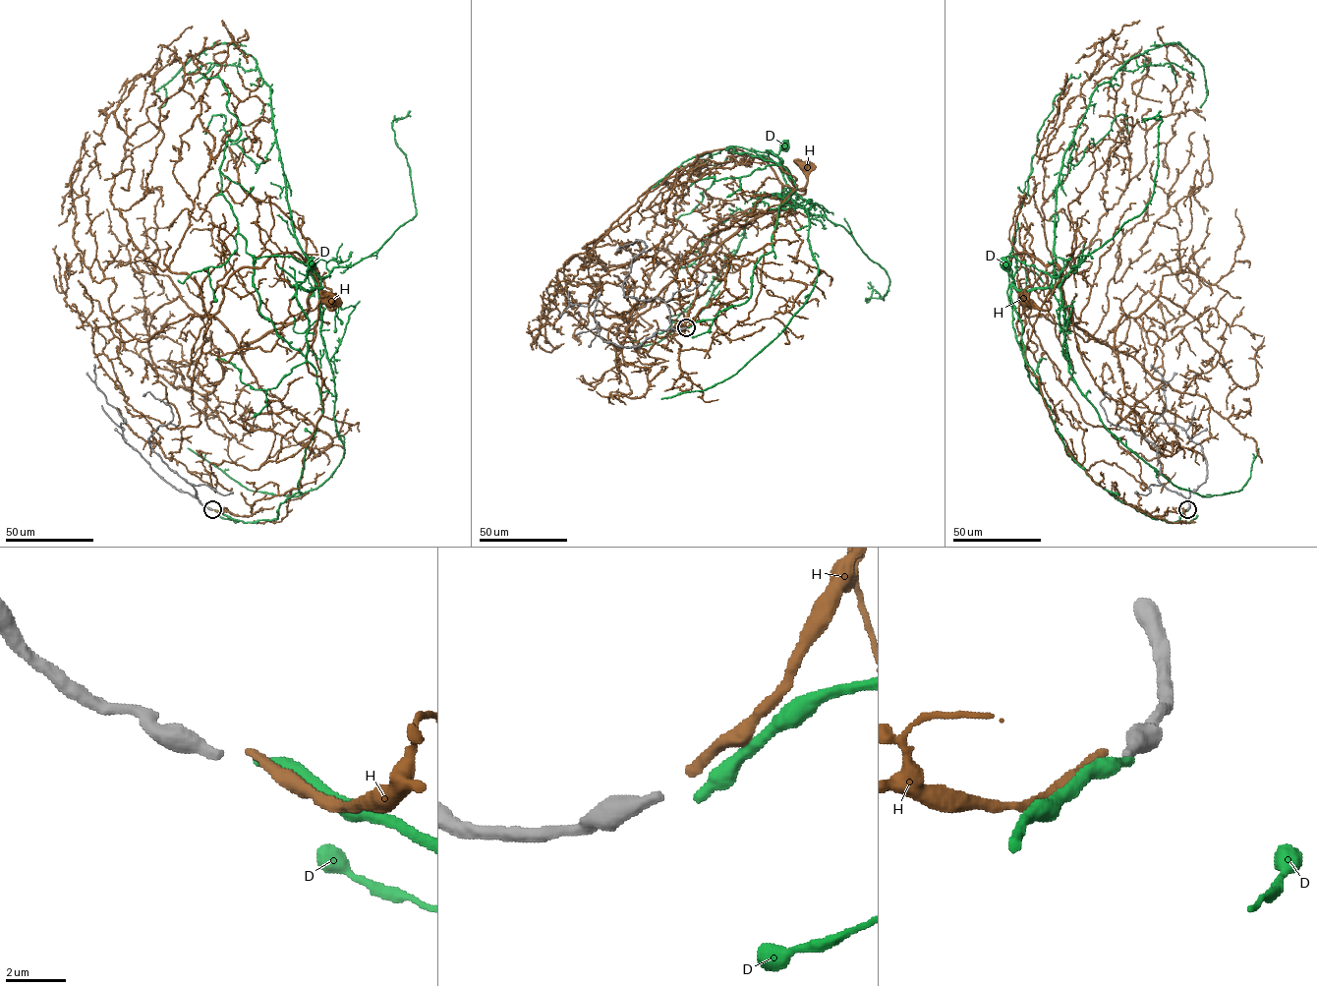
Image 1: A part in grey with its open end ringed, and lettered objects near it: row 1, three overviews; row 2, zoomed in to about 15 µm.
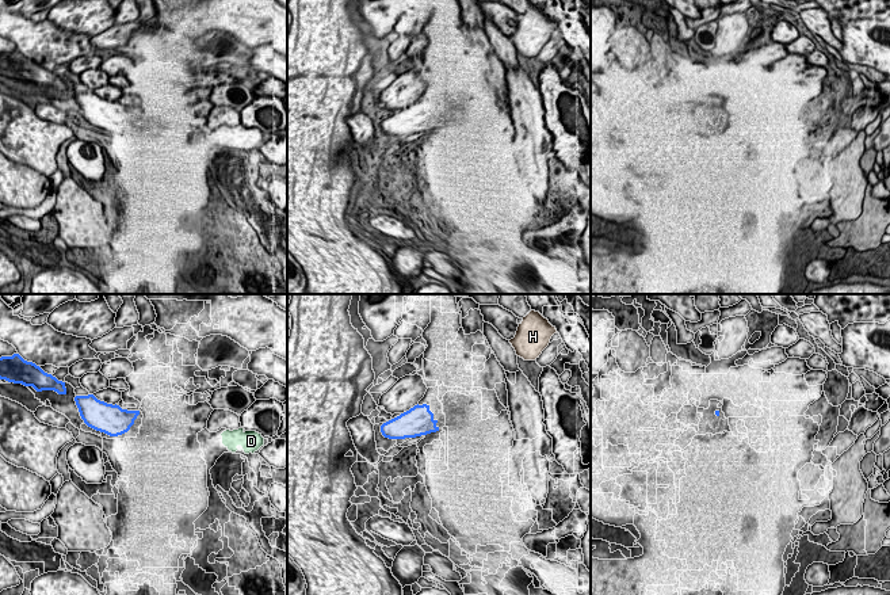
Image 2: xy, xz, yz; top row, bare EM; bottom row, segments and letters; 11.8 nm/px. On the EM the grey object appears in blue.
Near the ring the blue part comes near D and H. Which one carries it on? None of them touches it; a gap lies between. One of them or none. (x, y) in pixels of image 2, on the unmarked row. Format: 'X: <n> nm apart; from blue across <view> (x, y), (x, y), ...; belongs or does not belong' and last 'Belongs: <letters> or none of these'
D: 1000 nm apart; from blue across xy (138, 110), (221, 130); belongs
H: 1200 nm apart; from blue across xz (428, 102), (516, 50); does not belong
Belongs: D

